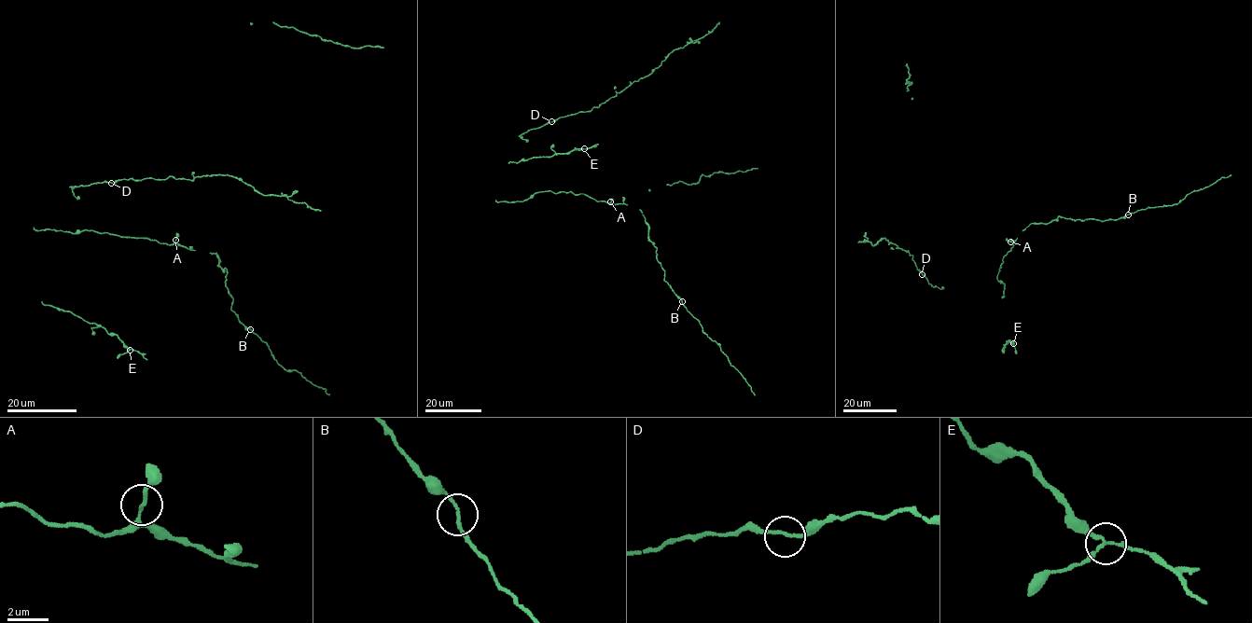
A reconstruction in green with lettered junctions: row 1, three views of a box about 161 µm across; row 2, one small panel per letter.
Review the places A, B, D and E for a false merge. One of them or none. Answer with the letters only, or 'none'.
none

